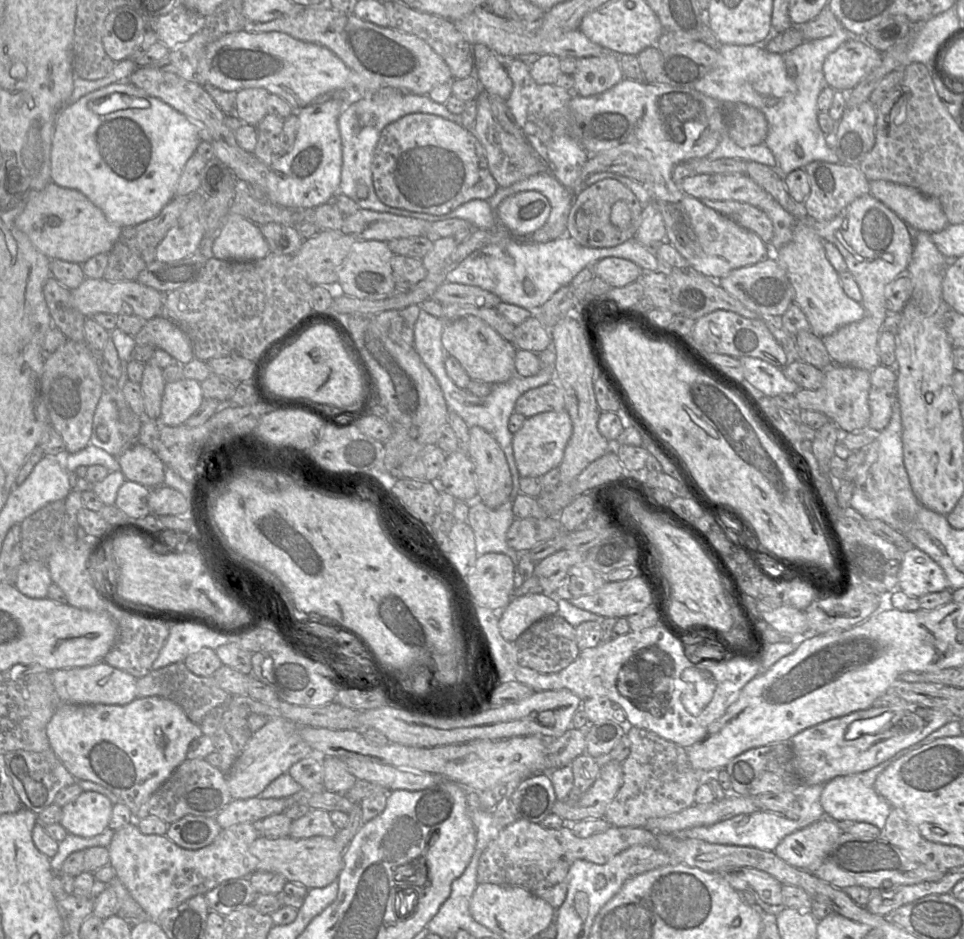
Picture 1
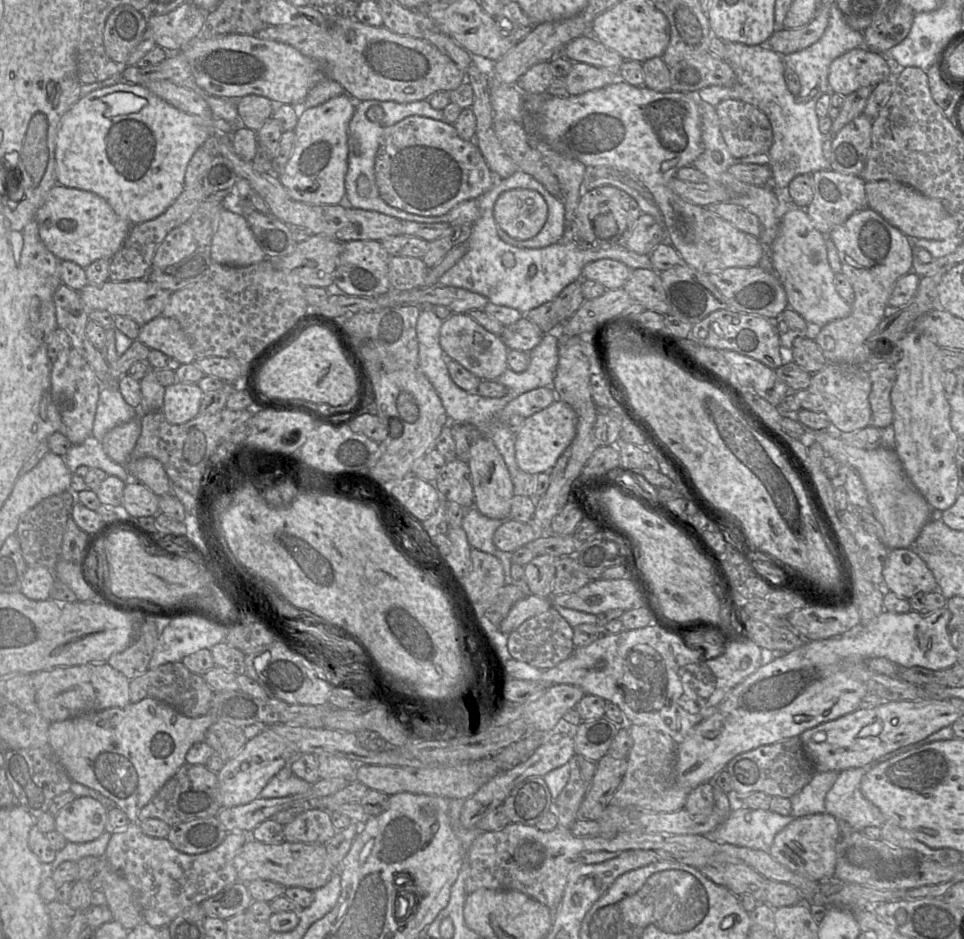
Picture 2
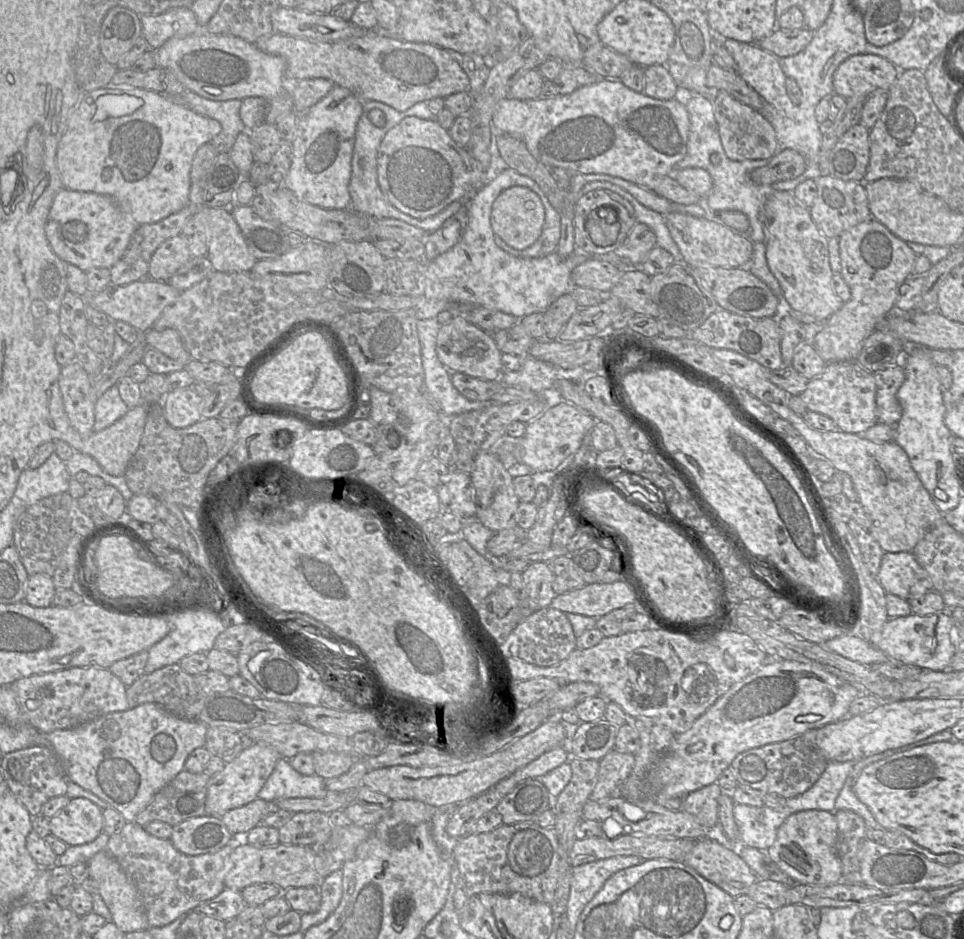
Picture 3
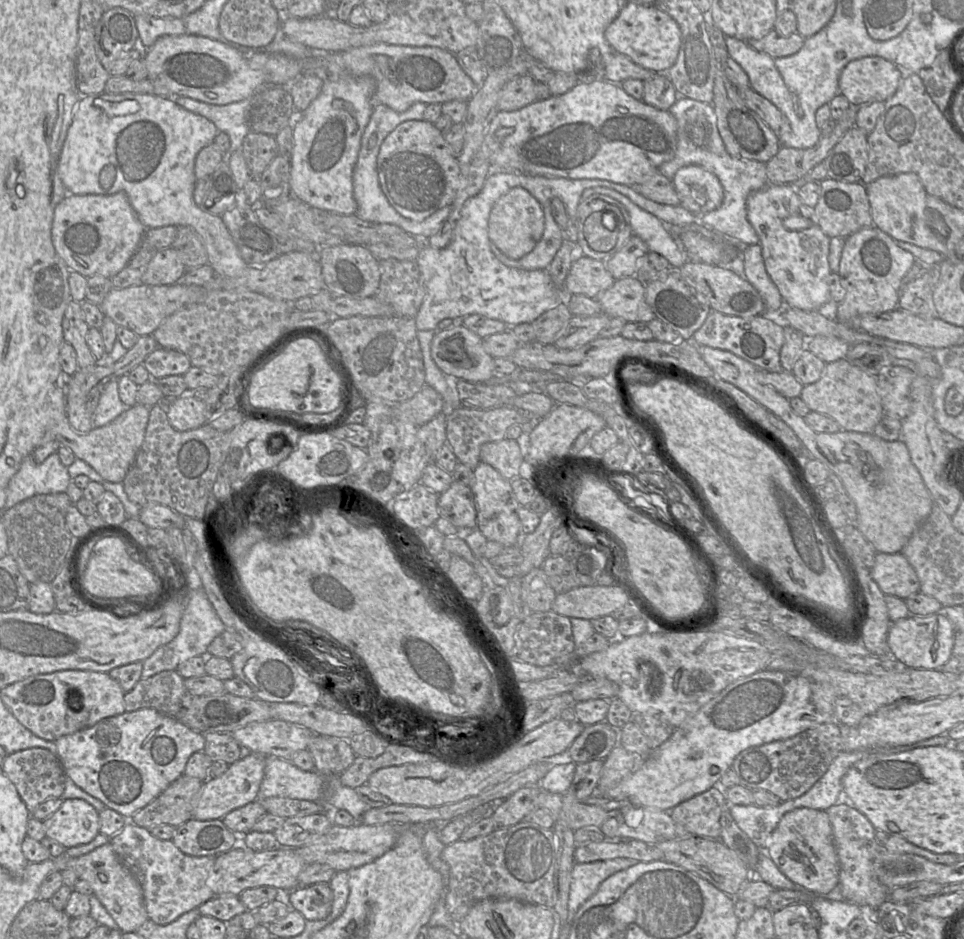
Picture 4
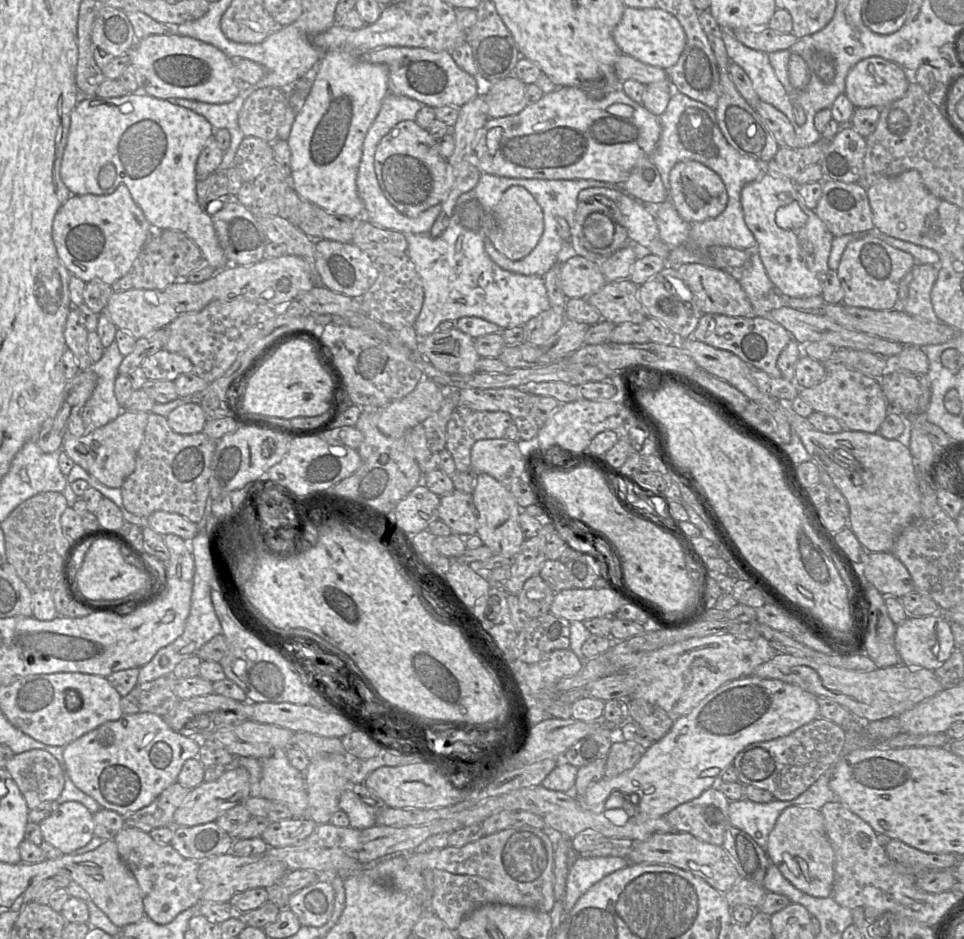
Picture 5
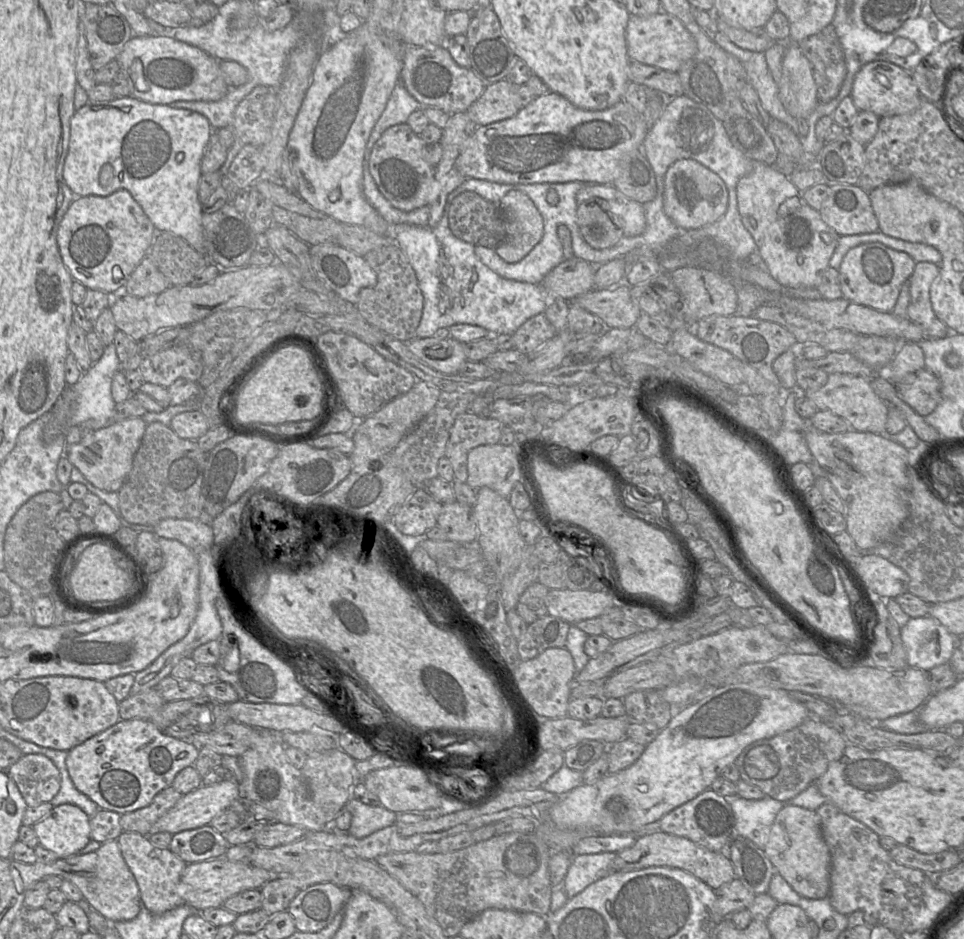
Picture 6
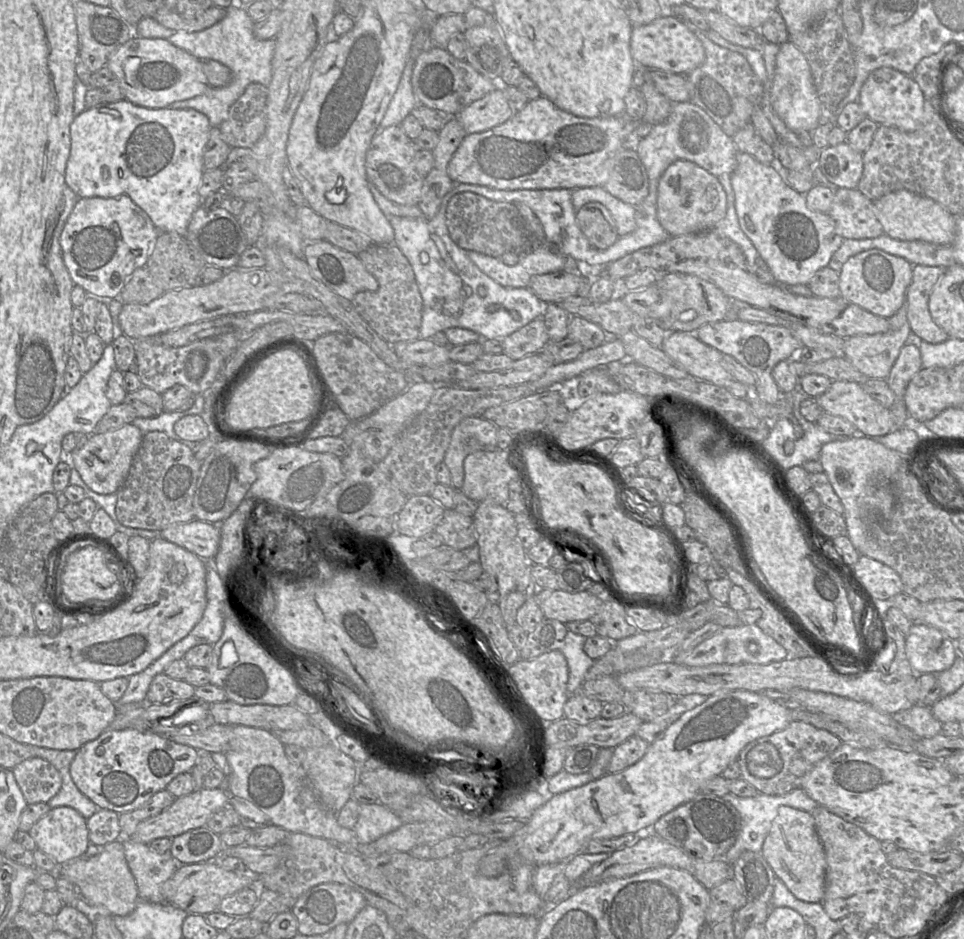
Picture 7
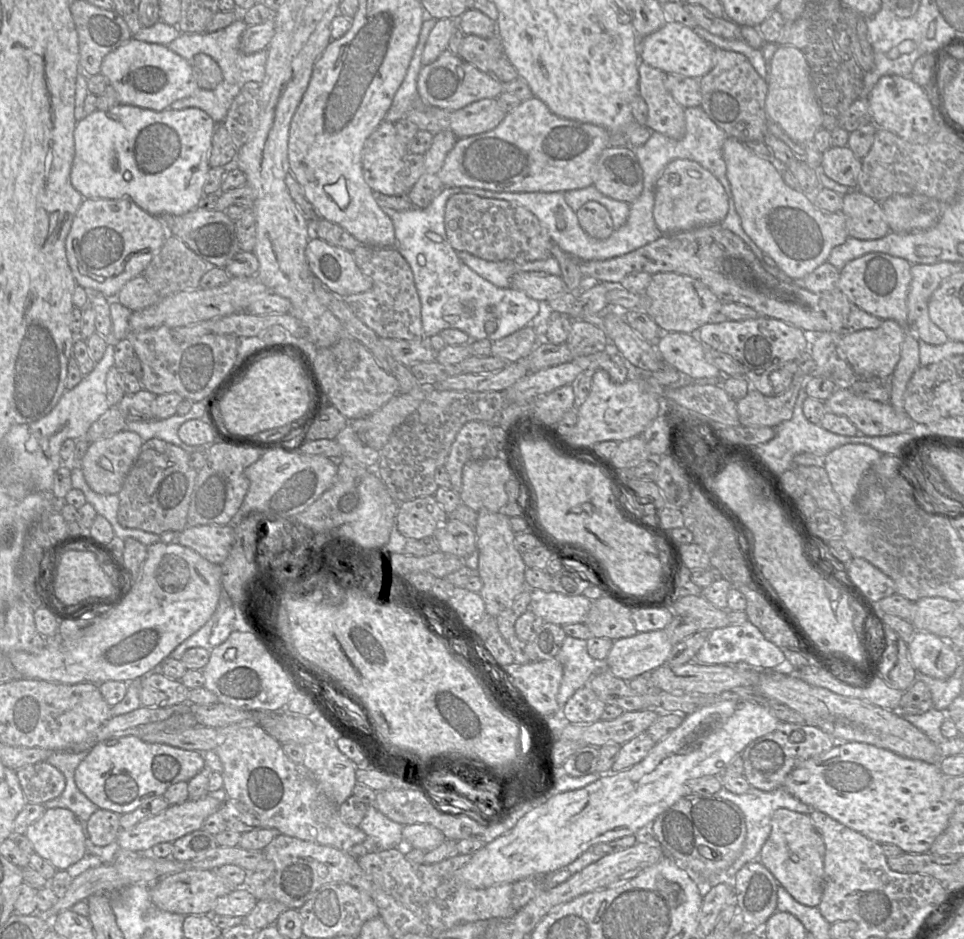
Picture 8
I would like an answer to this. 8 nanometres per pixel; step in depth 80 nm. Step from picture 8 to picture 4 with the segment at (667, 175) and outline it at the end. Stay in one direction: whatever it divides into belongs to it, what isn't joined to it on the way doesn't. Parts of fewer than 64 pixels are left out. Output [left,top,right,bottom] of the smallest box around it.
[672,164,723,216]

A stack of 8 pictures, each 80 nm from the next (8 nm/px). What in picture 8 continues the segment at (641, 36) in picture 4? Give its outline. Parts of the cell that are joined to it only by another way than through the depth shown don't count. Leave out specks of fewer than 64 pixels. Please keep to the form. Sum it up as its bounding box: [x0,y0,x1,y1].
[639,20,716,78]

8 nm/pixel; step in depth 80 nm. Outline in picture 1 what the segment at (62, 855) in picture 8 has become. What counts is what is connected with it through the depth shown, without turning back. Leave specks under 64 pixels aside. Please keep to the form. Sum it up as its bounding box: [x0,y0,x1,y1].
[59,791,112,837]

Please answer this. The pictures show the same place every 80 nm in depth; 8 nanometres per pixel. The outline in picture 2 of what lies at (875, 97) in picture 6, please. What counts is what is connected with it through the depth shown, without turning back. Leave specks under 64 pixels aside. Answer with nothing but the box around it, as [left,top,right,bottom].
[830,48,895,96]

